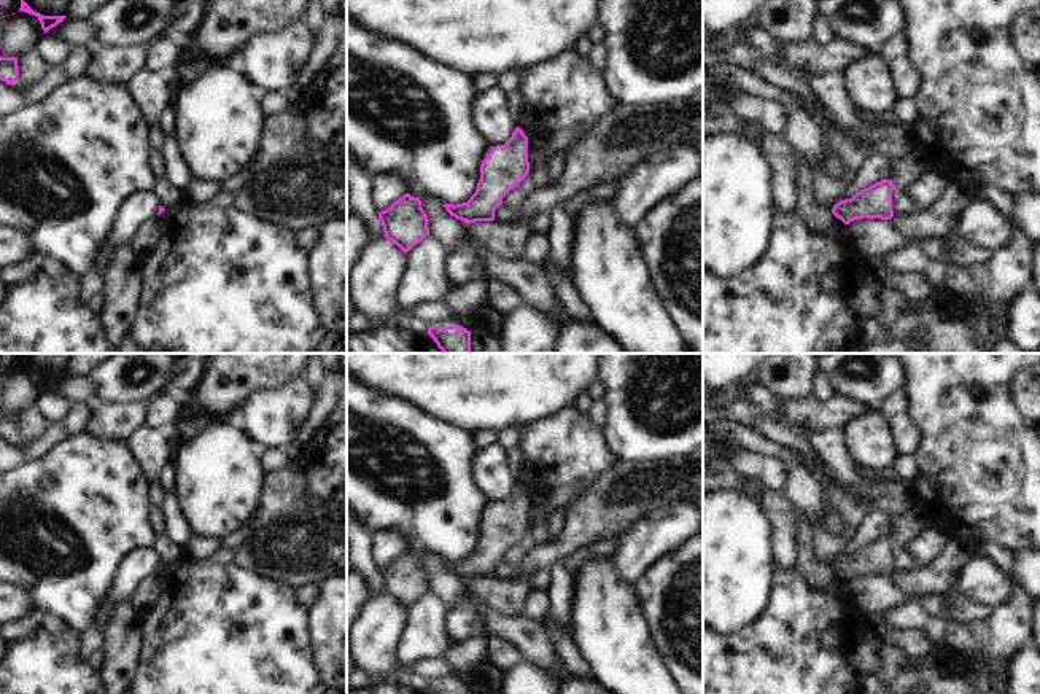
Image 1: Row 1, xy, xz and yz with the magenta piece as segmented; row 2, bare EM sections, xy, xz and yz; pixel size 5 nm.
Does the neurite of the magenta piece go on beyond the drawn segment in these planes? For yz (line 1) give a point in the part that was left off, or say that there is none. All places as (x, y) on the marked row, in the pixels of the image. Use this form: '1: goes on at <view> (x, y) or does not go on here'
1: does not go on here

